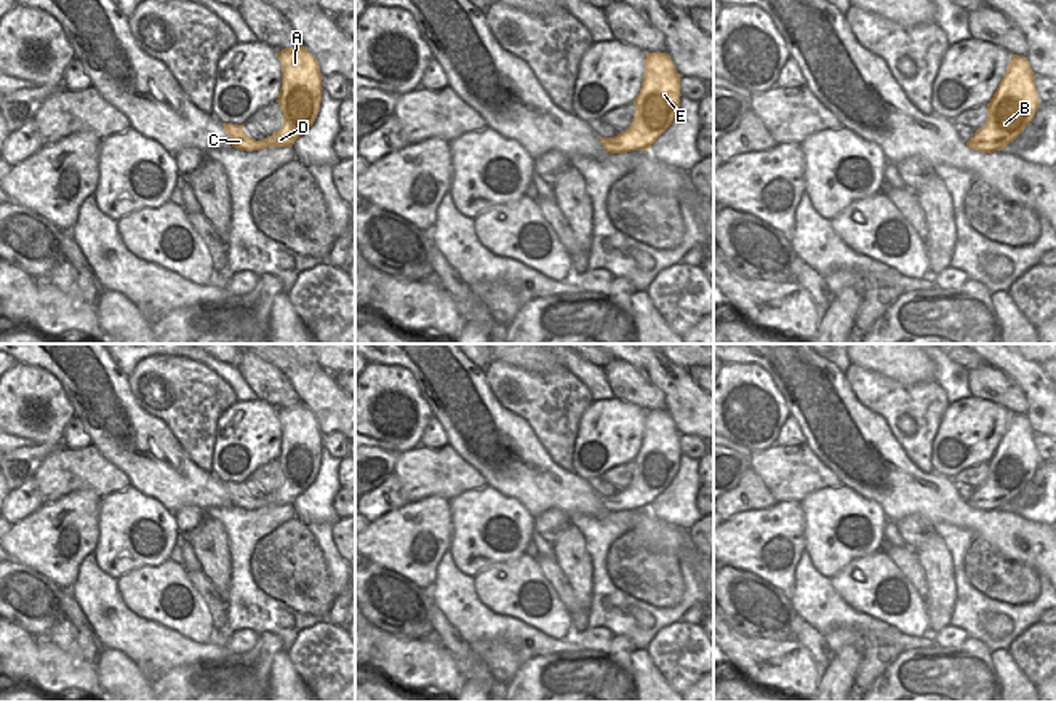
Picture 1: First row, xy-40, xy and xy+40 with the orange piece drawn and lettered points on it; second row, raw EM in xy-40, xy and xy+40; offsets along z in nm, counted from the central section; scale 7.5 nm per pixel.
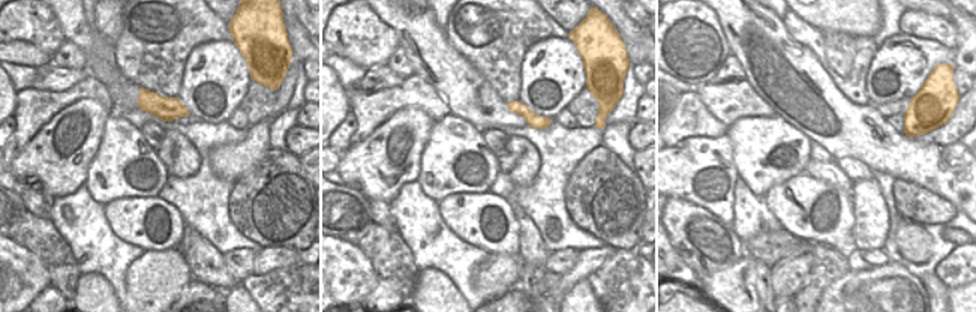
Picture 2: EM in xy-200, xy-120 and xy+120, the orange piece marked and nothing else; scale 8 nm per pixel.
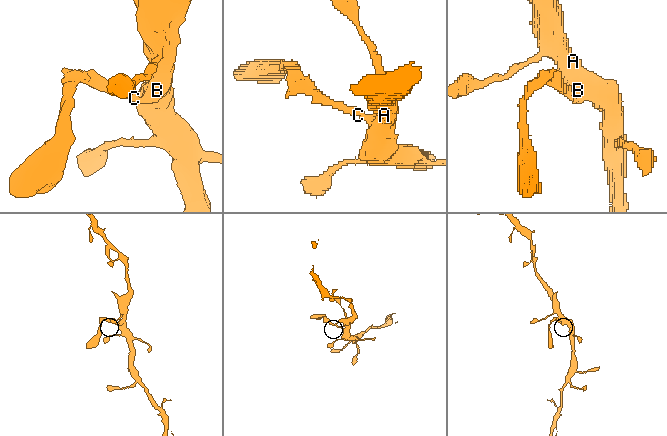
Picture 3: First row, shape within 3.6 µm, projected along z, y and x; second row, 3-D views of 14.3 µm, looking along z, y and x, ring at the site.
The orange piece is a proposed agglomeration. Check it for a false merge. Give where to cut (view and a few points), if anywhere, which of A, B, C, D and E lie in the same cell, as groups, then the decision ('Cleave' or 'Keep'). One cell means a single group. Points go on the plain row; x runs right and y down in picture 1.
No split. Groups: A B C D E. Keep

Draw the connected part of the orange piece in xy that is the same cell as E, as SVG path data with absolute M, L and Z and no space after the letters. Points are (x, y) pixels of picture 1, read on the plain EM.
M646 411L645 433L630 485L614 496L600 496L610 512L650 509L672 483L680 465L680 432L667 411Z

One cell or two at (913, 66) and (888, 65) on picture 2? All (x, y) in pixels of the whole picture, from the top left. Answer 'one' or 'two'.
one

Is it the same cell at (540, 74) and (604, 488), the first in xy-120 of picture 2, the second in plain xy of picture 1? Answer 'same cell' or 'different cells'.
different cells

